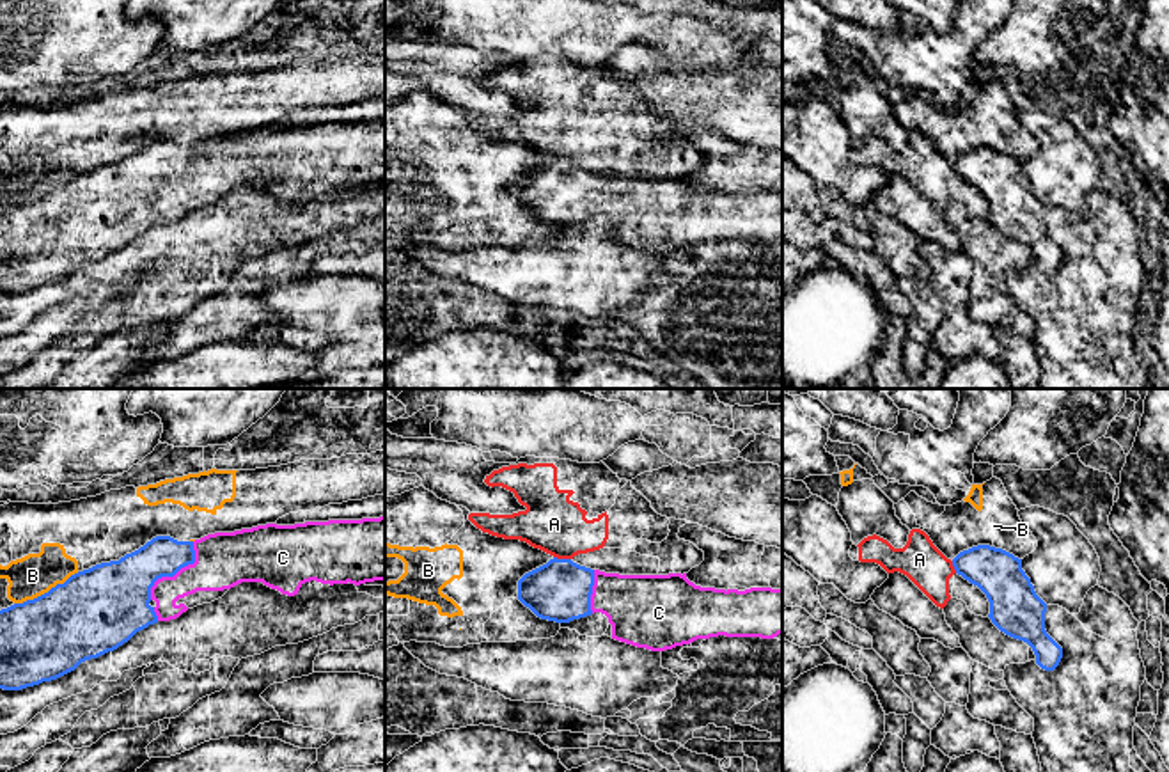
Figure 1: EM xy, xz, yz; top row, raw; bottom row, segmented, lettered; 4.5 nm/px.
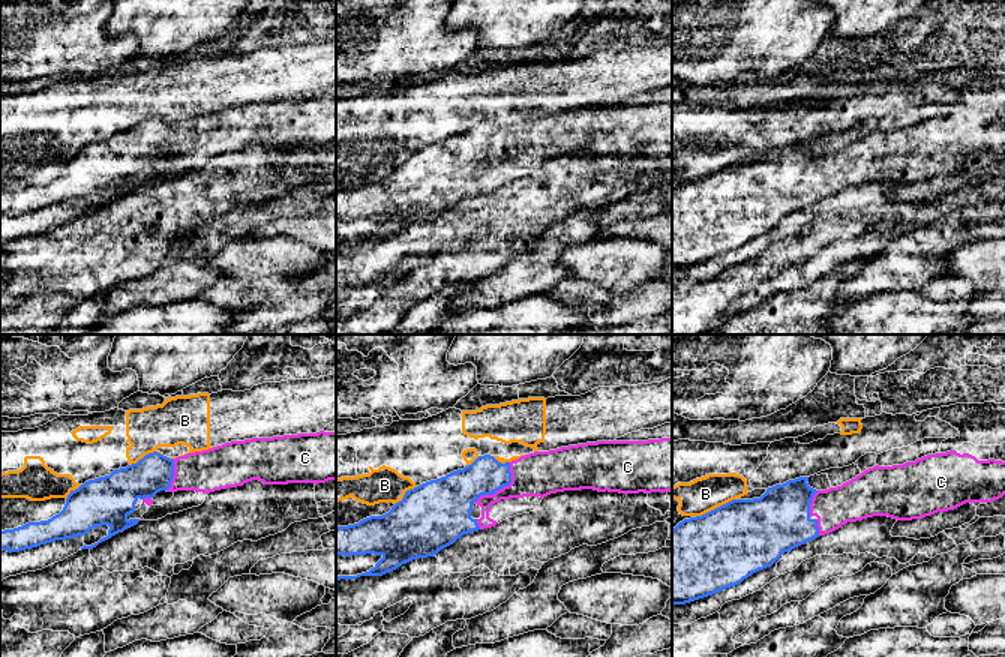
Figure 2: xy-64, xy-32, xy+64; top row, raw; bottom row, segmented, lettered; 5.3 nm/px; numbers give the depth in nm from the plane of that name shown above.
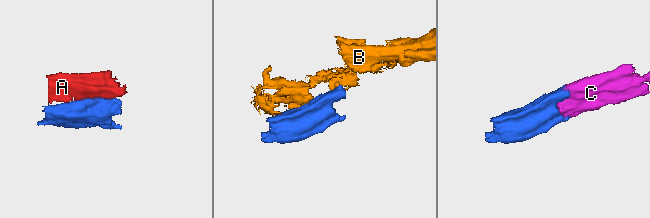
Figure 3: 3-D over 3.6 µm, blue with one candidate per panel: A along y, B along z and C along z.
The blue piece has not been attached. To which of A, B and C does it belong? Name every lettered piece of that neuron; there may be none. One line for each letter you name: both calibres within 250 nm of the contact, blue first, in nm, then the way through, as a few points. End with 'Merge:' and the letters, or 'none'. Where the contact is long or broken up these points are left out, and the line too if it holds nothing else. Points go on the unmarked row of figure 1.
C: 240 nm thick on the blue side, 260 nm on the other
Merge: C

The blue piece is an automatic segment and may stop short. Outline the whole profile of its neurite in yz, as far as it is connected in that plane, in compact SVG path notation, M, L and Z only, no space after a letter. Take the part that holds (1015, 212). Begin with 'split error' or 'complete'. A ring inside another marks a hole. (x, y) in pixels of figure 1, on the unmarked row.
complete; M977 147L960 154L953 169L986 197L988 220L1000 234L1027 245L1041 272L1054 273L1059 268L1063 250L1045 232L1047 206L1022 172L1022 161L1002 151Z

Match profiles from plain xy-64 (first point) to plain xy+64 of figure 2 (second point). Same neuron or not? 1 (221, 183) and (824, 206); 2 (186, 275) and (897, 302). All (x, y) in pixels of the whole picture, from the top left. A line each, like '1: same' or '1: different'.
1: same
2: different

